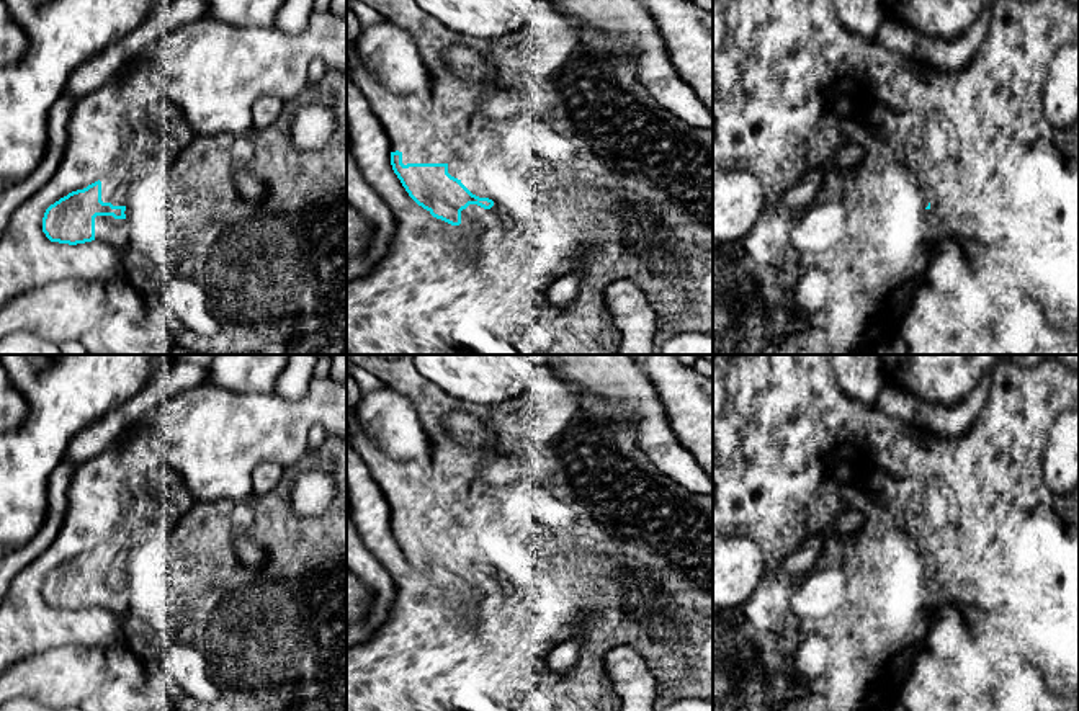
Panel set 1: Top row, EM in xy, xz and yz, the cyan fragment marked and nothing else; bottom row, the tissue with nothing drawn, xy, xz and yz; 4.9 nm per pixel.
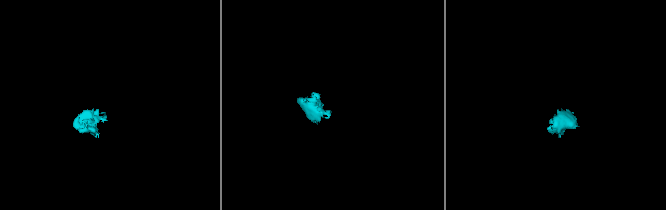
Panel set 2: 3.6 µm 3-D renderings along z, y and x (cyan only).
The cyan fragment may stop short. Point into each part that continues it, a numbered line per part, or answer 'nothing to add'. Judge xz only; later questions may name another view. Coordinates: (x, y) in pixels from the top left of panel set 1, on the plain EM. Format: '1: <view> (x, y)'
1: xz (407, 487)

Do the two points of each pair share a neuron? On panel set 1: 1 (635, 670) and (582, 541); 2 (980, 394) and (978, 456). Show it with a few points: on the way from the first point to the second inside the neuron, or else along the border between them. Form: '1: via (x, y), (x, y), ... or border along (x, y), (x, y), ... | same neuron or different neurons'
1: border along (612, 651), (630, 644), (653, 670) | different neurons
2: border along (991, 376), (988, 401), (980, 415), (952, 438) | different neurons

